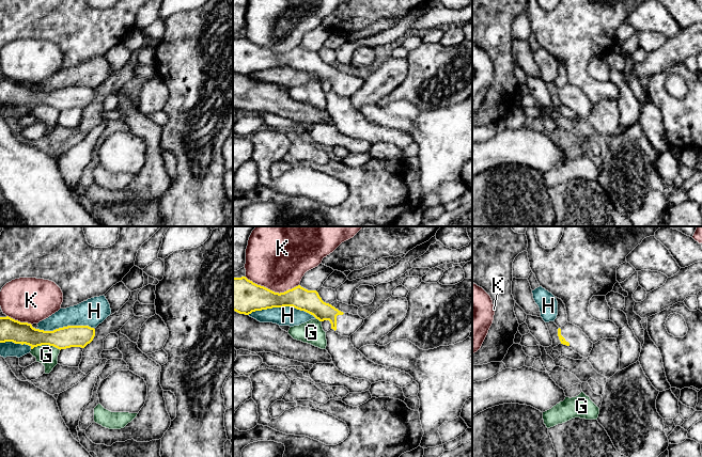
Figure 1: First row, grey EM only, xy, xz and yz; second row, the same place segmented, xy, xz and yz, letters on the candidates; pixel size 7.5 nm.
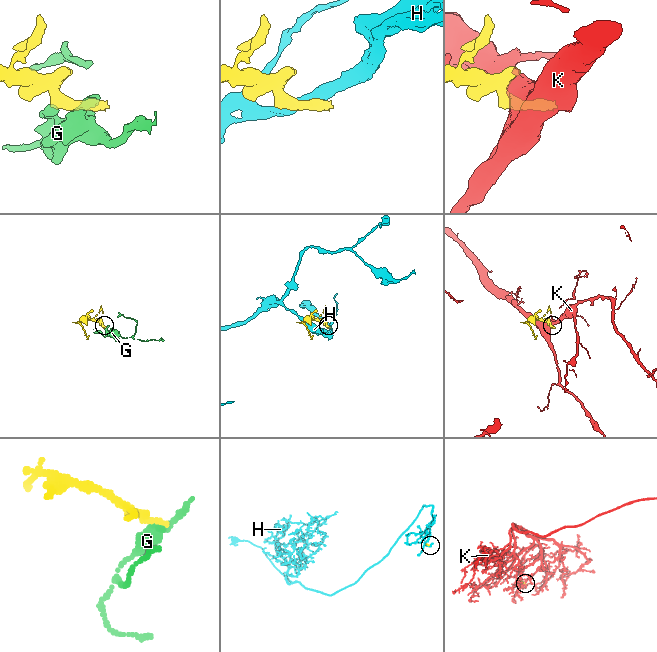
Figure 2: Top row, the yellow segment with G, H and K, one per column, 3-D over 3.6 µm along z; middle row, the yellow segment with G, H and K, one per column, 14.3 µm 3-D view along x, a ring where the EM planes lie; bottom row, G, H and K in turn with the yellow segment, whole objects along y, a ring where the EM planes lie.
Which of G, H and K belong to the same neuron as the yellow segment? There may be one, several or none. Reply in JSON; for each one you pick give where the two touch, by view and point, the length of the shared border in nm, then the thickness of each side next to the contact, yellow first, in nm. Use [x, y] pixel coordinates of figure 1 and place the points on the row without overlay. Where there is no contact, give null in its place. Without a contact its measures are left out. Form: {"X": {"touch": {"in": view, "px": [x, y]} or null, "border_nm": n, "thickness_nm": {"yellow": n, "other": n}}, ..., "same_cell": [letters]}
{"same_cell": []}

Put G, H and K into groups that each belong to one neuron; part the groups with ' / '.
G / H / K

